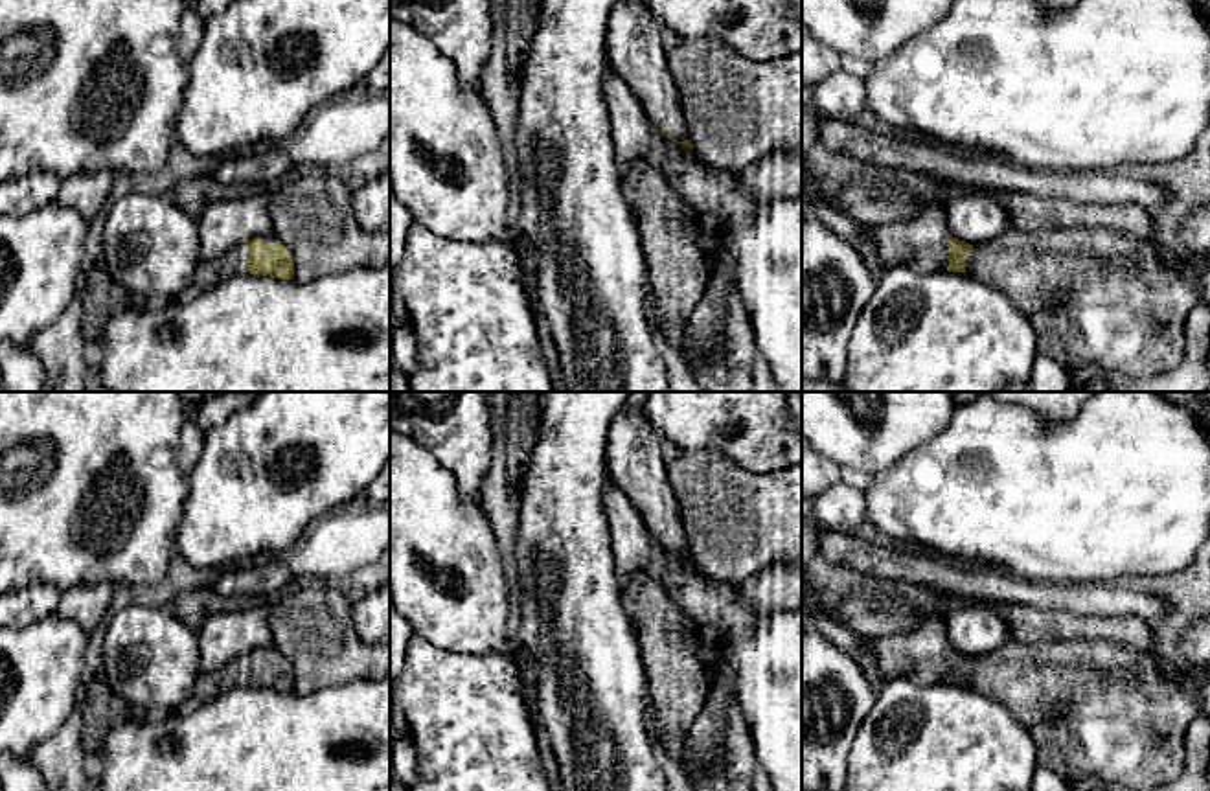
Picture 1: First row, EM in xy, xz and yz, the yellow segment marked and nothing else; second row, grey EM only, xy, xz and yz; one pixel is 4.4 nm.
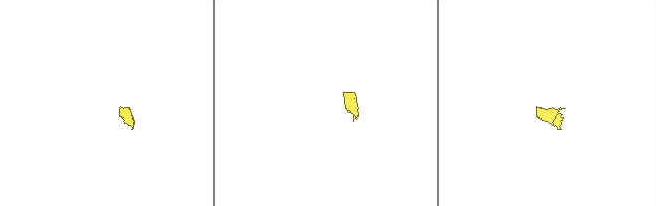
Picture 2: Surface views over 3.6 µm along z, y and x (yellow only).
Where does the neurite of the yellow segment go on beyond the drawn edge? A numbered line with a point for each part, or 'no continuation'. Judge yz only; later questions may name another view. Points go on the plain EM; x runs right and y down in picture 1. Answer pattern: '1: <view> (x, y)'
1: yz (922, 655)
2: yz (1096, 709)

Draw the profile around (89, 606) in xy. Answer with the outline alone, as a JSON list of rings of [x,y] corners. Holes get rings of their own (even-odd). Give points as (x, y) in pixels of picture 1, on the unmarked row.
[[[114,583],[75,585],[63,592],[55,614],[94,633],[110,614],[118,587]]]

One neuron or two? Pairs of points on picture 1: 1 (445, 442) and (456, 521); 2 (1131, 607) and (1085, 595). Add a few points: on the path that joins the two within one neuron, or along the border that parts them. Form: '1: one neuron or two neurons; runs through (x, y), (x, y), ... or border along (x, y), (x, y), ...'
1: two neurons; border along (416, 442), (453, 475), (458, 493), (475, 504)
2: one neuron; runs through (1120, 602), (1096, 600)

